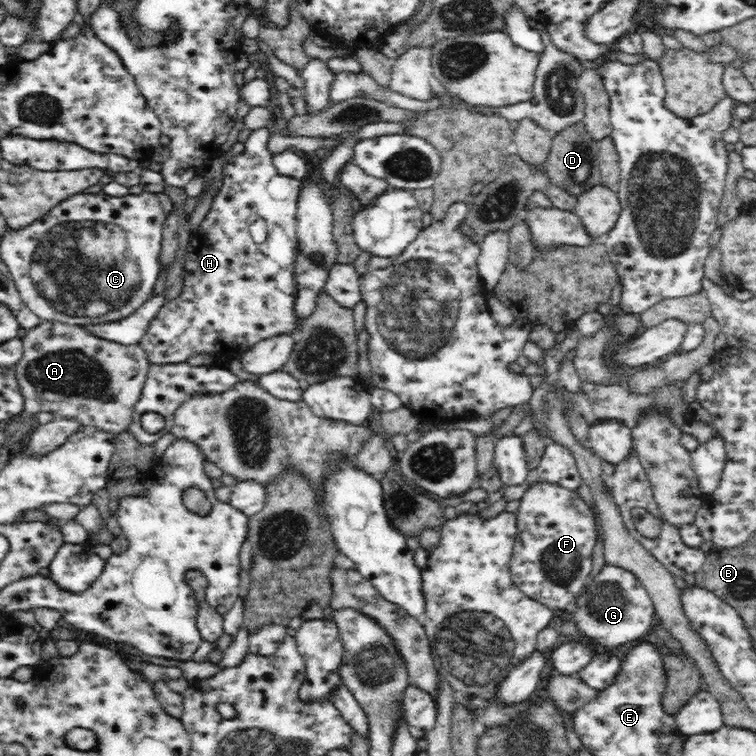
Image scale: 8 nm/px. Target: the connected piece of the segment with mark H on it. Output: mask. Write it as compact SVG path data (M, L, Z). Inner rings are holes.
M266 127L251 131L250 137L246 140L246 149L242 154L230 156L226 164L221 169L223 176L223 184L219 192L212 200L211 208L201 222L200 226L193 231L190 240L190 251L186 254L184 264L184 286L181 294L166 302L164 306L156 312L154 320L148 324L146 334L142 336L142 340L138 344L147 352L148 360L151 364L178 364L188 360L191 356L197 354L214 355L218 364L225 364L228 360L239 359L253 344L272 338L279 334L294 334L301 329L302 320L295 315L293 306L296 298L297 283L295 282L295 258L297 249L297 204L299 202L300 190L304 185L303 178L288 178L282 176L273 165L273 156L268 151L268 140L271 134ZM250 218L262 218L267 226L267 238L263 243L256 243L248 232L250 230Z

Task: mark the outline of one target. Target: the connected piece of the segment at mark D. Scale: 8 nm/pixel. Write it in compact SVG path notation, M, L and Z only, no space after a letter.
M580 121L553 134L551 150L542 168L552 182L578 196L584 190L587 191L595 185L602 185L600 168L597 164L598 156L597 142L589 136L584 123Z

